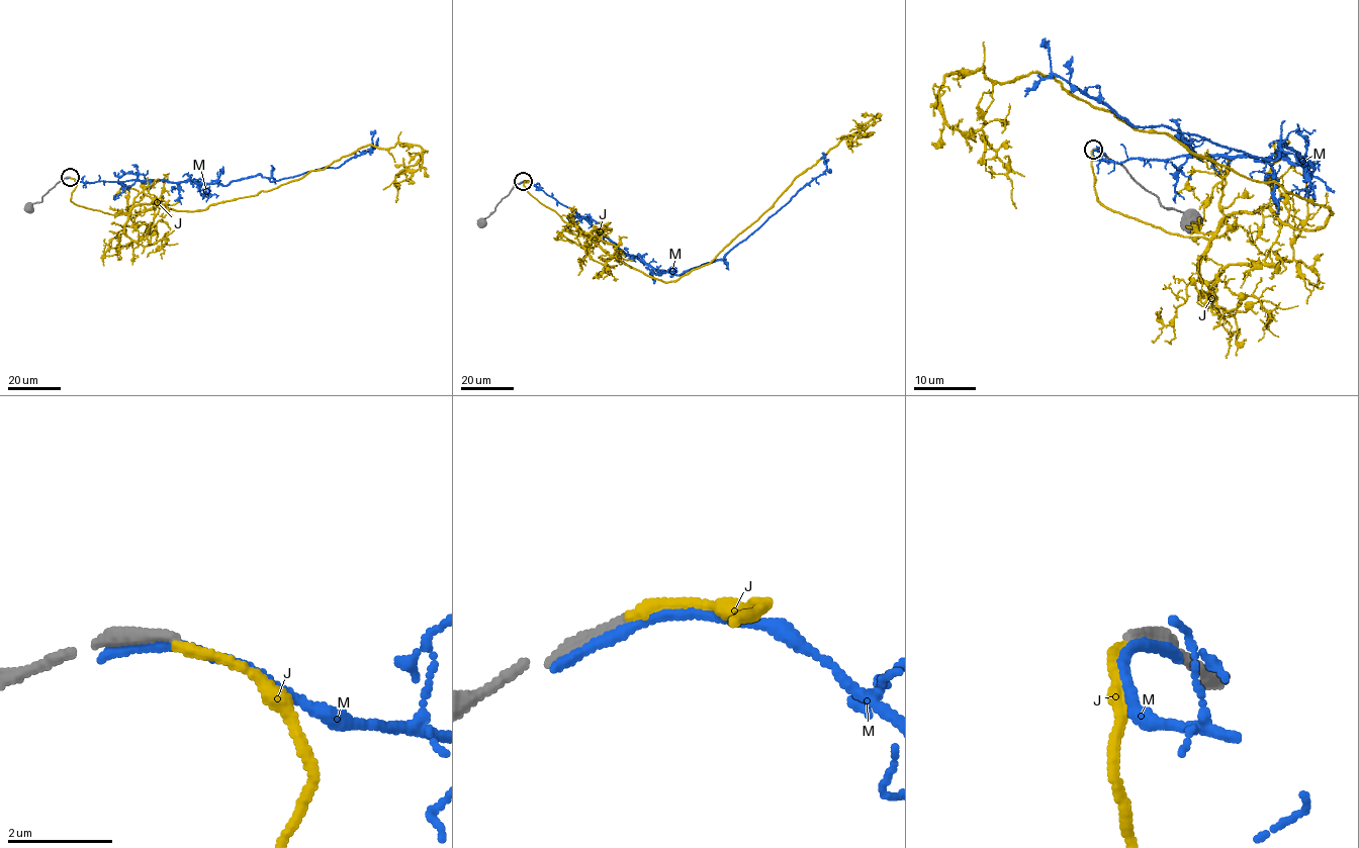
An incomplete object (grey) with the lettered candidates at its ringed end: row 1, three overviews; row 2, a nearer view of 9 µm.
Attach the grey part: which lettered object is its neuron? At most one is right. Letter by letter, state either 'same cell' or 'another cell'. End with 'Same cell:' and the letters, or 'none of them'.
J: another cell
M: another cell
Same cell: none of them

